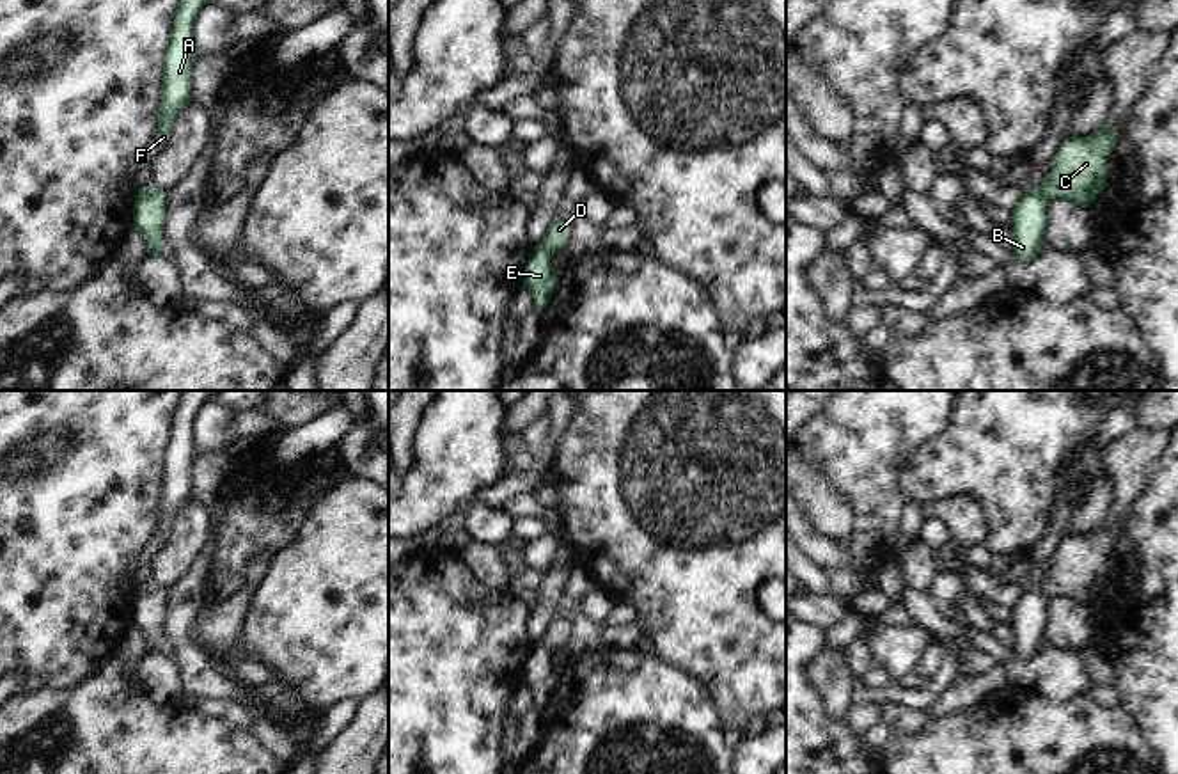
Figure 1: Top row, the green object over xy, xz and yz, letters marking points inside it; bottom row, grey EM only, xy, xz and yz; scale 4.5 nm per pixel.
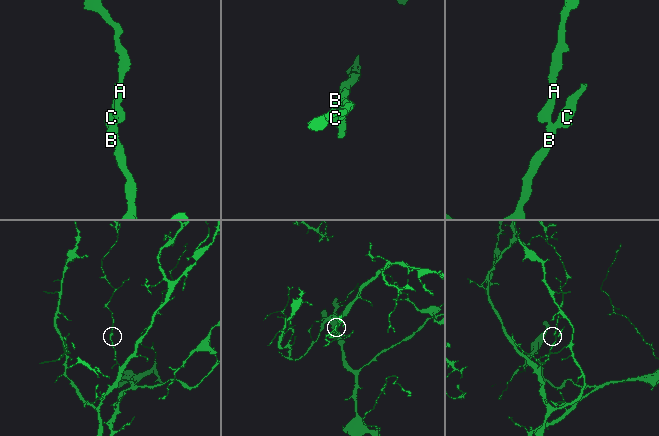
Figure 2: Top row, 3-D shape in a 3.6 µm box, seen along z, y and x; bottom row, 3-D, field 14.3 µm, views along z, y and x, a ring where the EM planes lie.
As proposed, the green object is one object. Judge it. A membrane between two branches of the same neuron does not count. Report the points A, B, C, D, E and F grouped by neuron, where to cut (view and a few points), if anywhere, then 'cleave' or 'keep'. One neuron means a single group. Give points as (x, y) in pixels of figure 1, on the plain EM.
A B D F / C E | yz (1035, 586), (1047, 599) | cleave

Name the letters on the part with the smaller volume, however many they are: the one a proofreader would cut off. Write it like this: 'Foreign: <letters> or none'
Foreign: C, E.

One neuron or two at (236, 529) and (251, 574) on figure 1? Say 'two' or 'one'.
two

